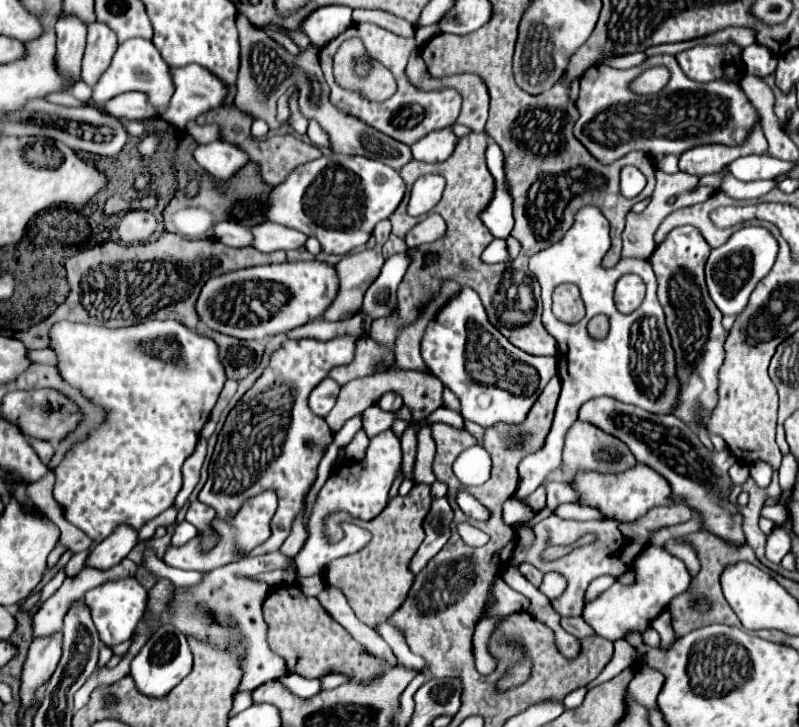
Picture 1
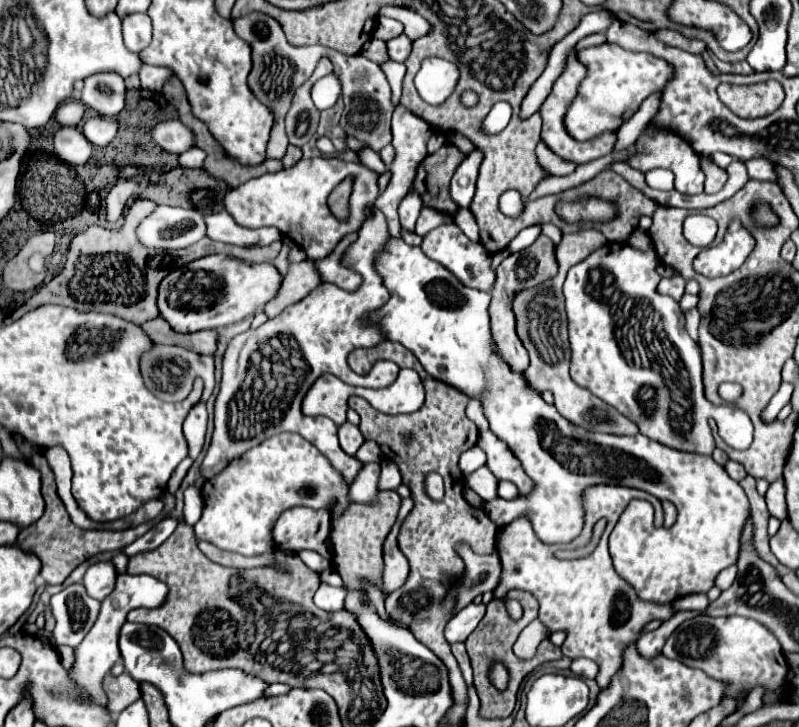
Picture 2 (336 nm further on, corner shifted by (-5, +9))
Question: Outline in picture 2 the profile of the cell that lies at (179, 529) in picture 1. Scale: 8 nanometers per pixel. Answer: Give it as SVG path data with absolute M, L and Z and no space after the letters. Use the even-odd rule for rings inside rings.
M191 484L187 490L185 490L185 510L183 510L183 520L189 524L189 526L195 526L195 522L201 518L201 512L203 512L203 498L201 498L201 492L195 484Z

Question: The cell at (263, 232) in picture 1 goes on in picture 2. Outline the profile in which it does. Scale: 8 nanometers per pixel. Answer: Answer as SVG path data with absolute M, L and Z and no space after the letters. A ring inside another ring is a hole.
M227 212L211 214L205 216L207 224L207 238L223 244L233 244L233 246L269 246L275 240L281 240L283 236L275 228L243 228L235 224L235 220Z

